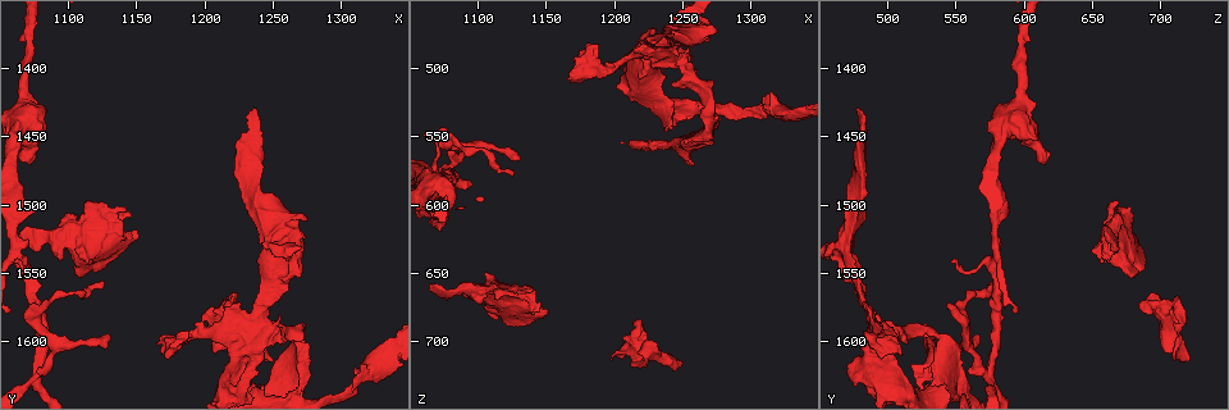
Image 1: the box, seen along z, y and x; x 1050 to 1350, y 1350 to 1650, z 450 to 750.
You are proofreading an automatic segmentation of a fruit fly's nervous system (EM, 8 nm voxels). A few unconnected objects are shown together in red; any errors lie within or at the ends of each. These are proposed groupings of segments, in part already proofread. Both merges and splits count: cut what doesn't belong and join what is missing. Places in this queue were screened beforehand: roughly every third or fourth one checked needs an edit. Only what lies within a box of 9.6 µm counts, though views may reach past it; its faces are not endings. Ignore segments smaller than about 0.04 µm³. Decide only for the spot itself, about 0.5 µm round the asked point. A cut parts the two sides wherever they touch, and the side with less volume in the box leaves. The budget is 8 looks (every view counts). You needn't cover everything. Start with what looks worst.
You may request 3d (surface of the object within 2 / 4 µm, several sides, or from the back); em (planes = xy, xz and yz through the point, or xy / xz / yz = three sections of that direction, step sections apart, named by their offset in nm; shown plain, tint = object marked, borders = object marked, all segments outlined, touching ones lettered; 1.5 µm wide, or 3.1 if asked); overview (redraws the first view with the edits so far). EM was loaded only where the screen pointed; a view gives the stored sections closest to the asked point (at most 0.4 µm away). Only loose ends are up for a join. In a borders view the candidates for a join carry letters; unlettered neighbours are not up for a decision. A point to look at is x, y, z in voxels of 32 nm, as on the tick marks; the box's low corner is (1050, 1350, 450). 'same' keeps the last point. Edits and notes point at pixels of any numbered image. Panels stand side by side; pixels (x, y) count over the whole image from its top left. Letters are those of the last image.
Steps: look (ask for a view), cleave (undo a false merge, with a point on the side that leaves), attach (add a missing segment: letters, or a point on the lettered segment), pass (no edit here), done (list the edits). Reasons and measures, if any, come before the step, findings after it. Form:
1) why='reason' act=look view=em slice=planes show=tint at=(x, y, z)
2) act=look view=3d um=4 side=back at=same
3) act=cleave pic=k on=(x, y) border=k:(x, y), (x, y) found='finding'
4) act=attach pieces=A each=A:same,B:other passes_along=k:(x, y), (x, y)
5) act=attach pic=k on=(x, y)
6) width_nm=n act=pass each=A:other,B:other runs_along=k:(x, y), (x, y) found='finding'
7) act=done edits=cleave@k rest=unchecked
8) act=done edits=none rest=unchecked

act=look view=em slice=yz step=8 show=tint at=(1248, 1614, 716)

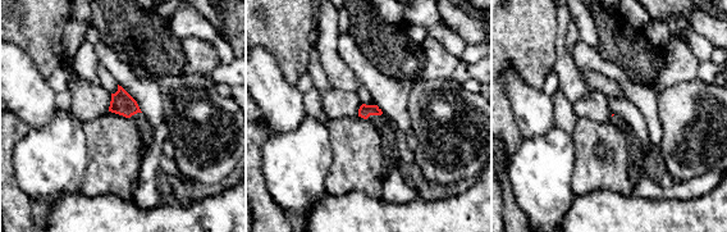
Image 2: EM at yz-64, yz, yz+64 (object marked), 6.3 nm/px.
act=look view=em slice=planes show=borders at=same

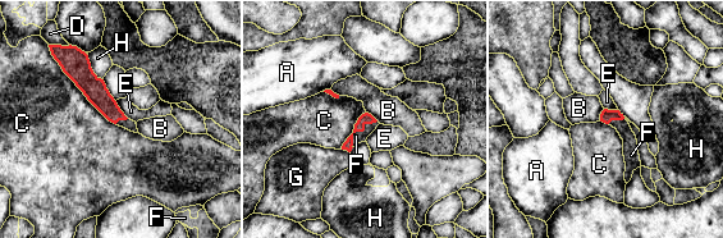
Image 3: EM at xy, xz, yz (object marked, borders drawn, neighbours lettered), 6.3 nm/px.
act=attach pieces=F each=A:other,B:other,C:other,D:other,E:other,F:same,G:other,H:other passes_along=3:(366, 118), (360, 131), (358, 137) found='the neuron continues'

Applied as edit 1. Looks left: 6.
act=look view=overview

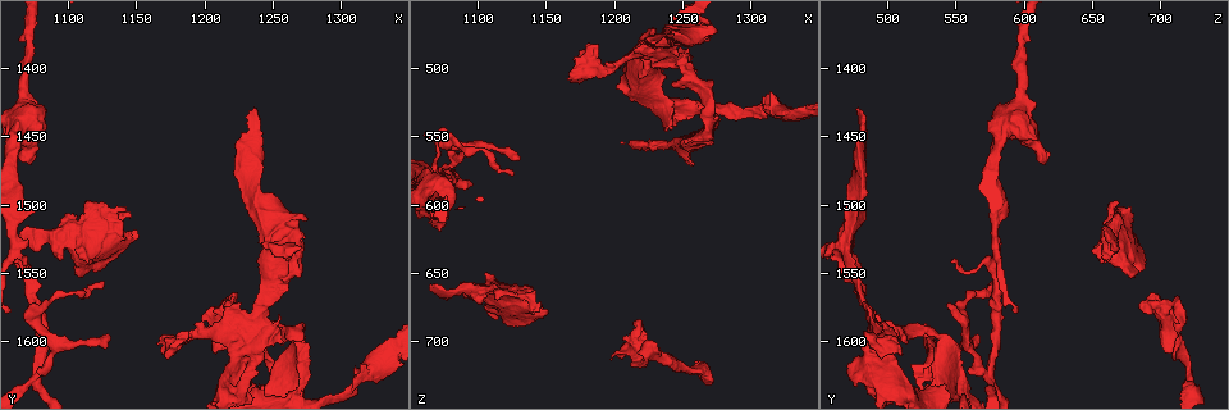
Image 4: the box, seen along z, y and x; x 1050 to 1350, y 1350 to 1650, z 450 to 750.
why='closes a loop' act=look view=3d um=4 at=(1268, 1598, 542)

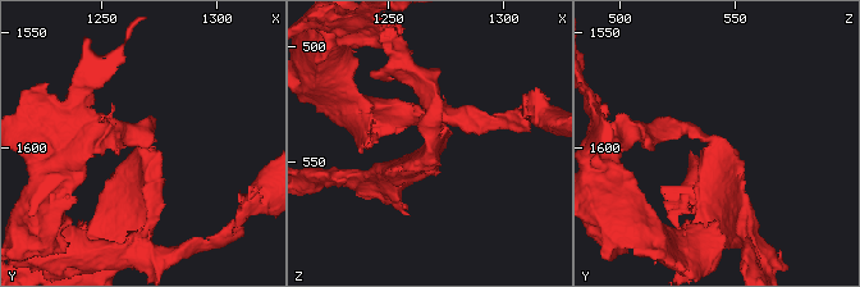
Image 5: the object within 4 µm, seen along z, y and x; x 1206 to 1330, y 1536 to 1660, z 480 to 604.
why='now the EM' act=look view=em slice=planes show=borders at=(1269, 1600, 540)

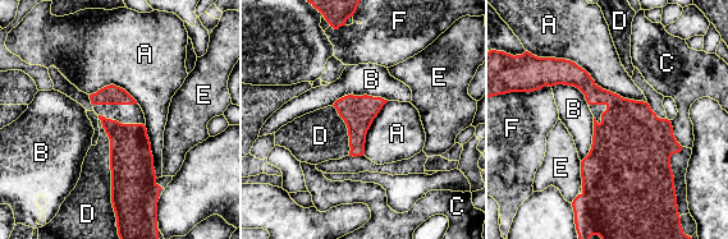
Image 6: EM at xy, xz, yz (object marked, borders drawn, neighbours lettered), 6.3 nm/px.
act=pass each=A:other,B:other,C:other,D:other,E:other,F:other border=6:(99, 118), (109, 139), (113, 206) found='all the same neuron'

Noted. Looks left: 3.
why='long arm stops here' act=look view=3d um=2 at=(1128, 1558, 580)

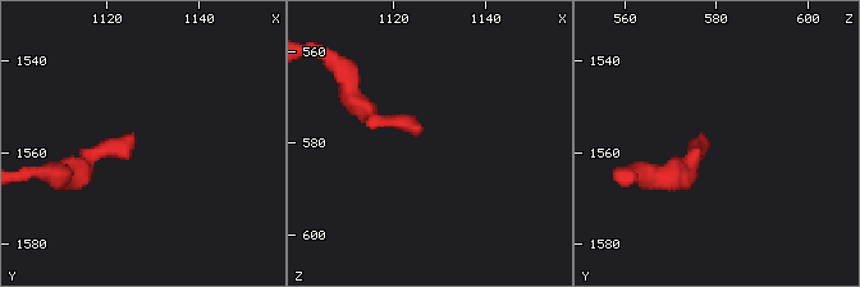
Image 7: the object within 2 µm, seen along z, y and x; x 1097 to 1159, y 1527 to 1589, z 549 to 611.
why='now the EM' act=look view=em slice=xy step=8 show=borders at=(1126, 1558, 578)

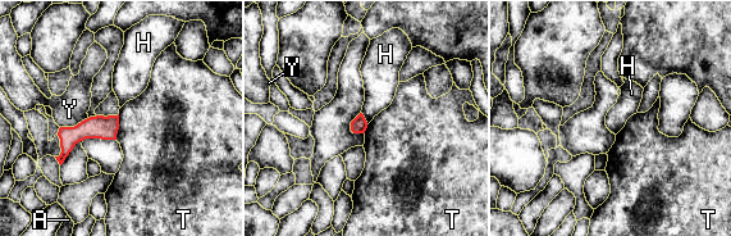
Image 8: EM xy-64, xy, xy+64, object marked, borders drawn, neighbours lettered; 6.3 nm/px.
act=look view=em slice=planes show=borders at=same

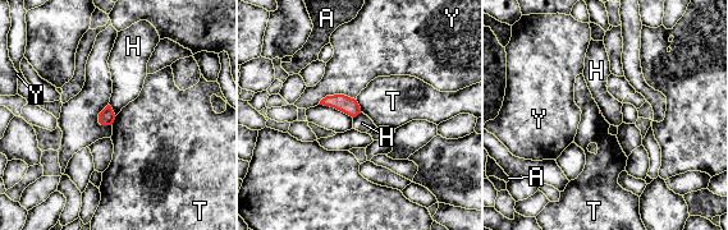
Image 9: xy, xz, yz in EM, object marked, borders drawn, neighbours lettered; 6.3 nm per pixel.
act=pass each=A:other,H:other,T:other,Y:other border=9:(109, 104), (115, 115) found='no lettered segment goes on from it'

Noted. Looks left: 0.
act=done edits=attach@3 rest=unchecked

